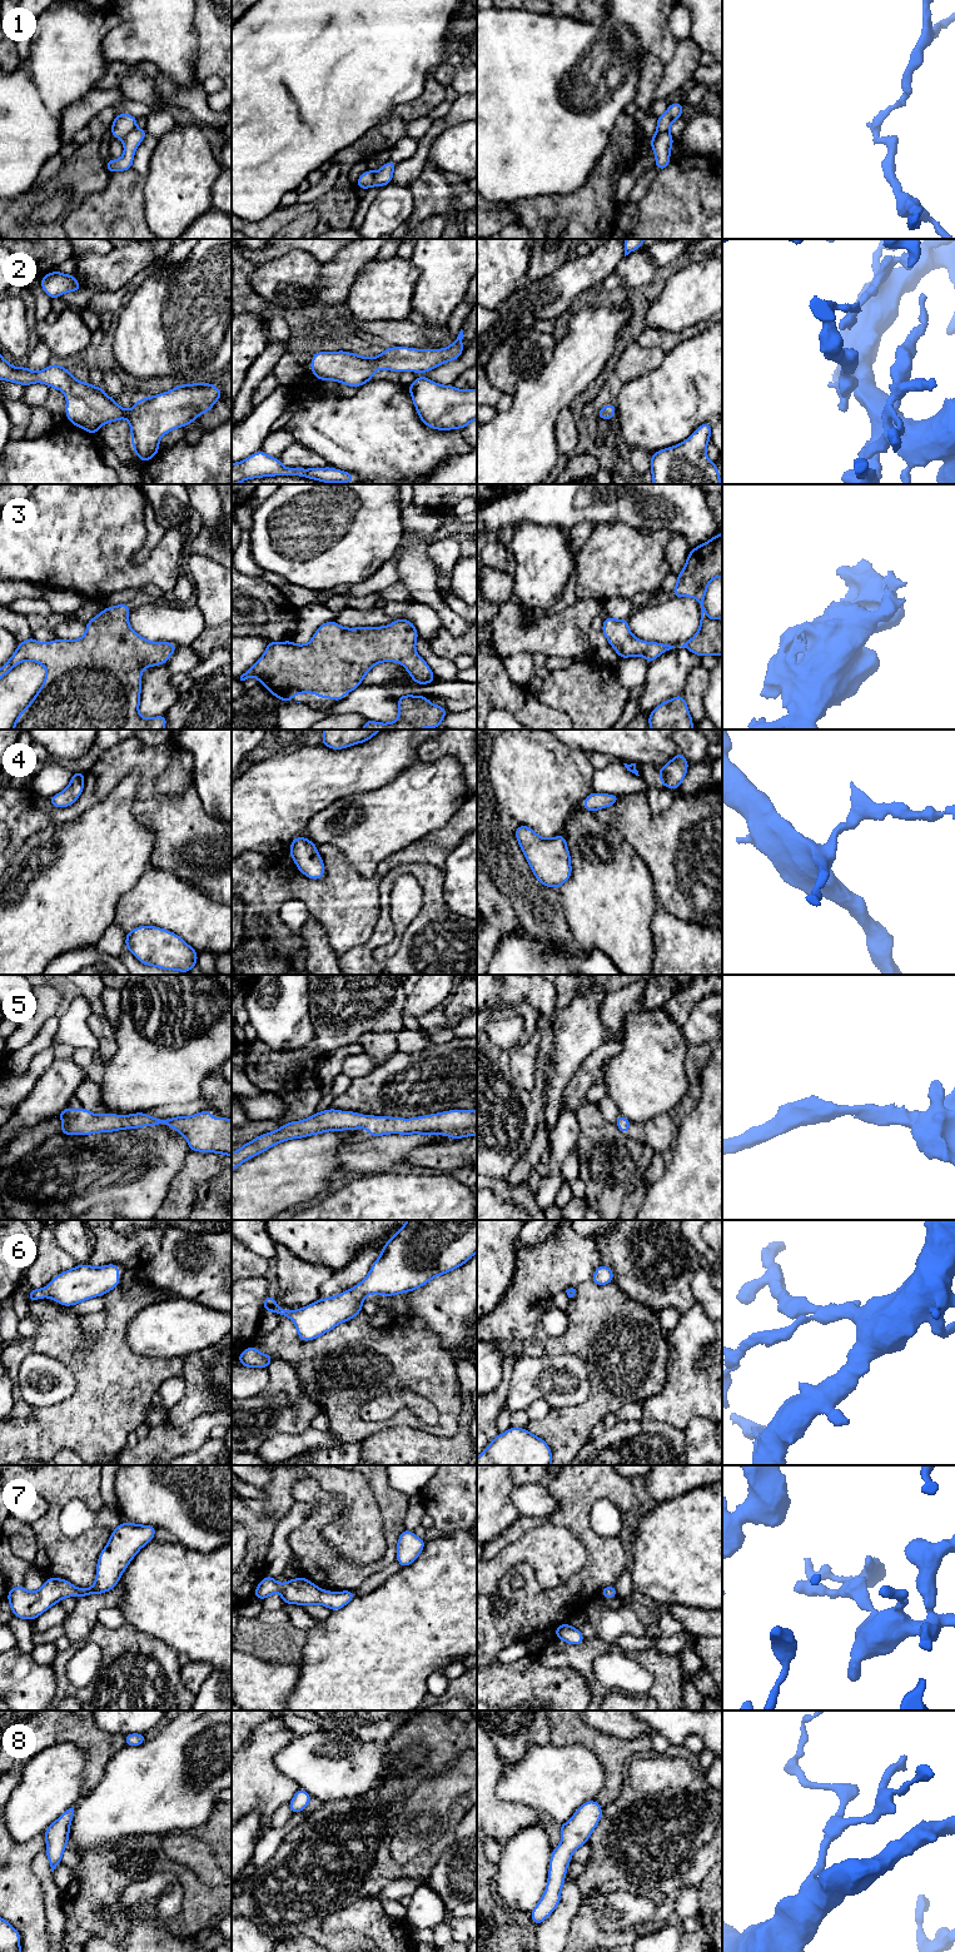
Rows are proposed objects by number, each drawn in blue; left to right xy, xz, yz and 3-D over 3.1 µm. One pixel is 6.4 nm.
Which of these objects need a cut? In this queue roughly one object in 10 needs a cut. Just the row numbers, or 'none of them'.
1

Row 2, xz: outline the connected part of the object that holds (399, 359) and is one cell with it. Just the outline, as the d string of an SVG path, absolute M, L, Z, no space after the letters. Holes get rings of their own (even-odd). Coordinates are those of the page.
M463 330L444 349L414 349L392 347L378 357L368 358L345 350L317 352L313 354L310 369L320 380L335 380L348 387L362 387L372 380L378 369L392 372L428 372L438 365L458 359L463 352Z

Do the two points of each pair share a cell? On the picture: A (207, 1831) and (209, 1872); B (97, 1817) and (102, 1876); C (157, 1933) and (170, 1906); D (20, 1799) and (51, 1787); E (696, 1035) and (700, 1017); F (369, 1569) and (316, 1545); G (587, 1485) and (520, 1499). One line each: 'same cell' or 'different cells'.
A: different cells
B: different cells
C: same cell
D: same cell
E: same cell
F: same cell
G: different cells

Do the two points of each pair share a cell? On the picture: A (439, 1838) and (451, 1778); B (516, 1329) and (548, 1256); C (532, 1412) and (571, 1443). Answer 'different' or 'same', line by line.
A: different
B: same
C: different

